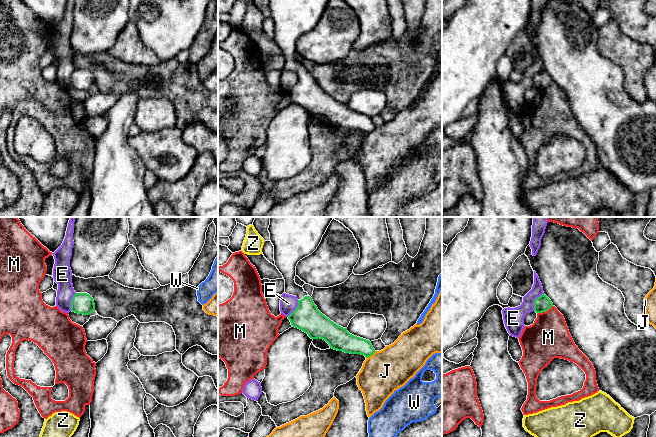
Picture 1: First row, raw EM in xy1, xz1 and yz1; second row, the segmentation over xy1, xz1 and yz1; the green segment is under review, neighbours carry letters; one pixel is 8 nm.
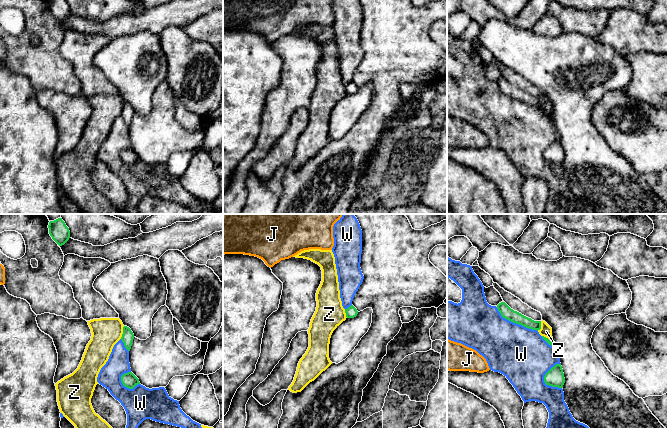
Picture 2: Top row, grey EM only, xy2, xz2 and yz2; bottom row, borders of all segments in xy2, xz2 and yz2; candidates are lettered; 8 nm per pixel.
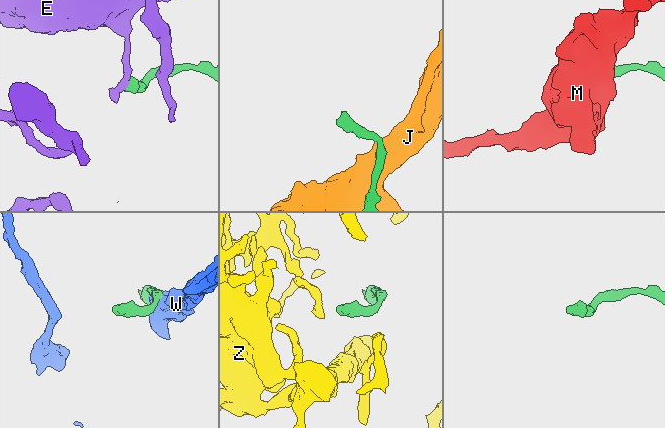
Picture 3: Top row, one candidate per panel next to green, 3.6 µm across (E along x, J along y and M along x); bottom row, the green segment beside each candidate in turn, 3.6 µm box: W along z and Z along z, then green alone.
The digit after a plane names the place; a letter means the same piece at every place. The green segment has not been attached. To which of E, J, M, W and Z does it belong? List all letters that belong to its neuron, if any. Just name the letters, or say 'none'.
none

